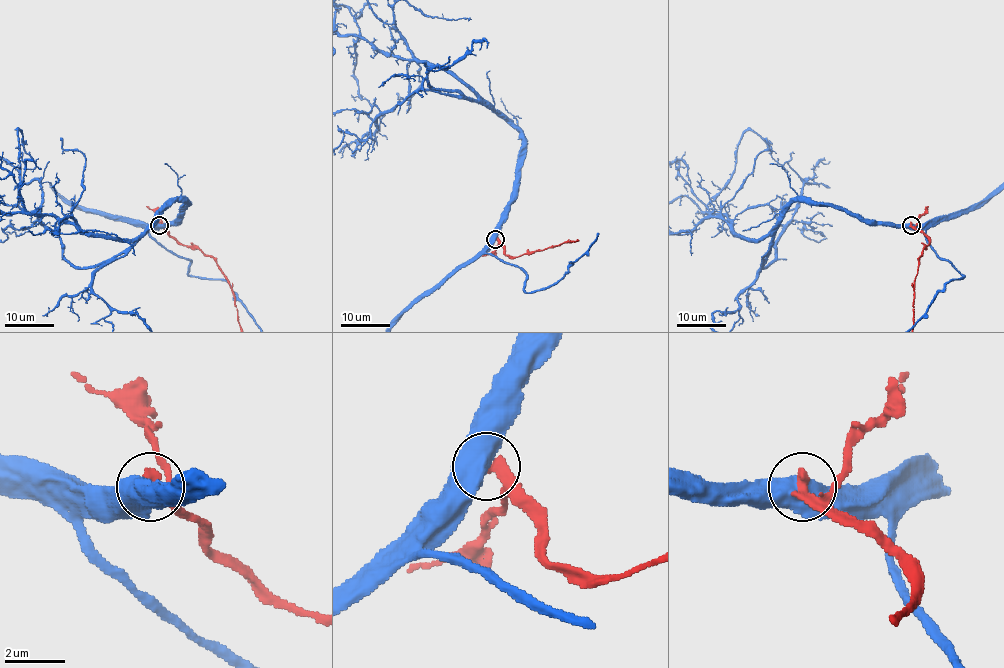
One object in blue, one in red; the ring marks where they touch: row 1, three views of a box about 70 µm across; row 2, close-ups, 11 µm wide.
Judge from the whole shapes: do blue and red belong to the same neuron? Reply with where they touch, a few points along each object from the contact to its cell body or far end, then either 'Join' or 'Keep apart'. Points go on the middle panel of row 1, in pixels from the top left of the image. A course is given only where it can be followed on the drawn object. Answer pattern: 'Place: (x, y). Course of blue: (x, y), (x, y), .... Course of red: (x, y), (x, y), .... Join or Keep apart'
Place: (495, 239). Keep apart

